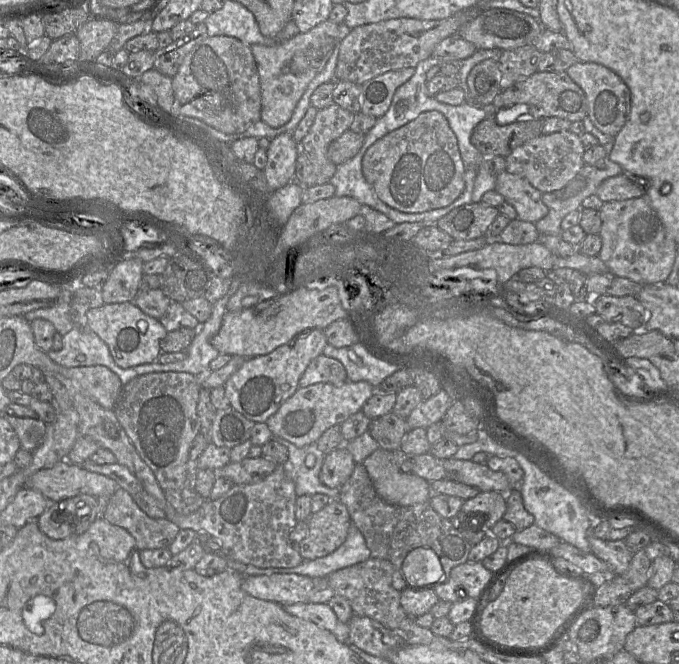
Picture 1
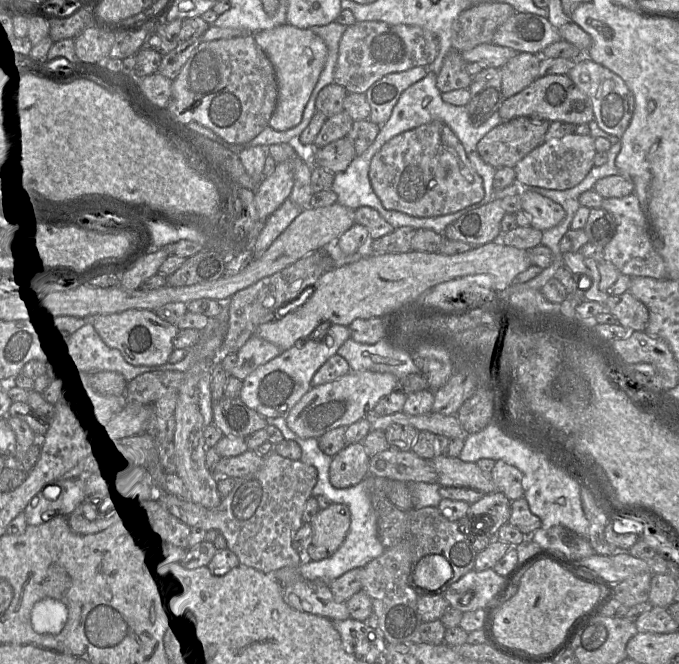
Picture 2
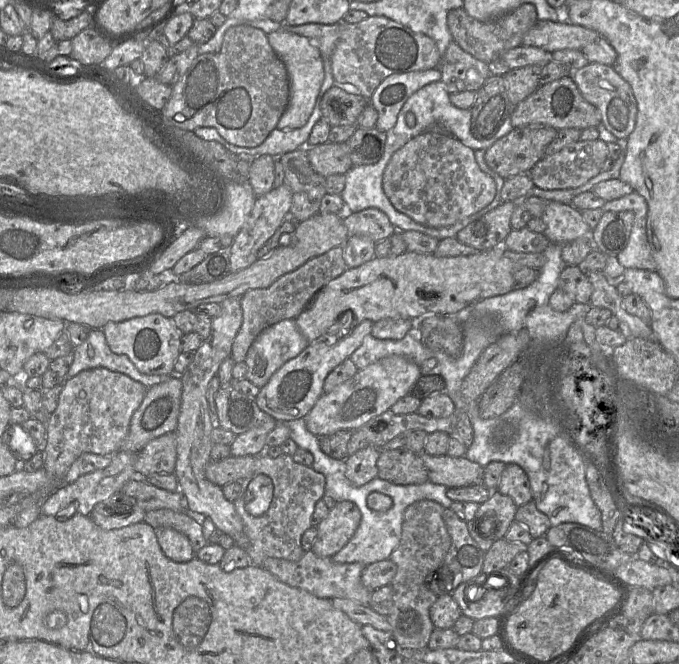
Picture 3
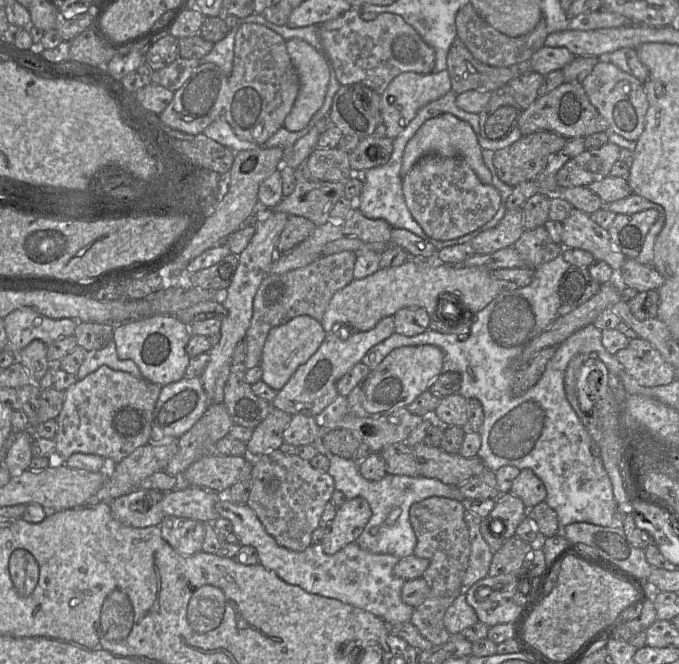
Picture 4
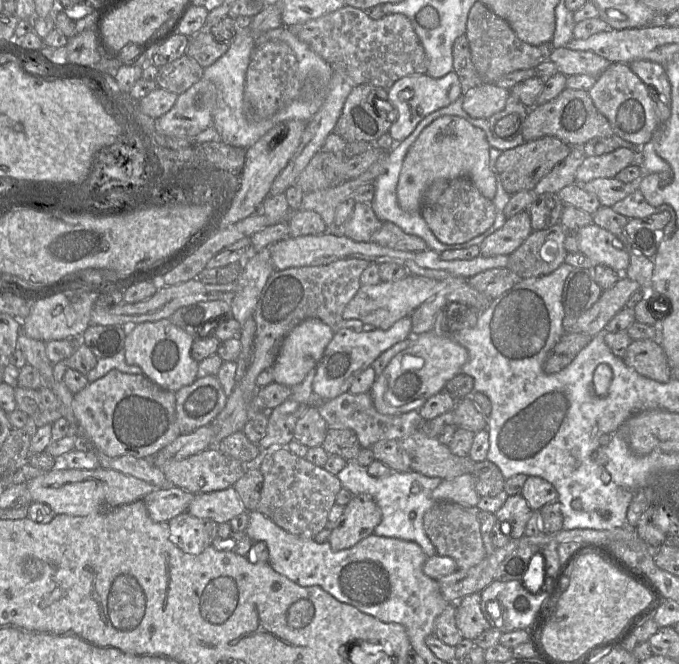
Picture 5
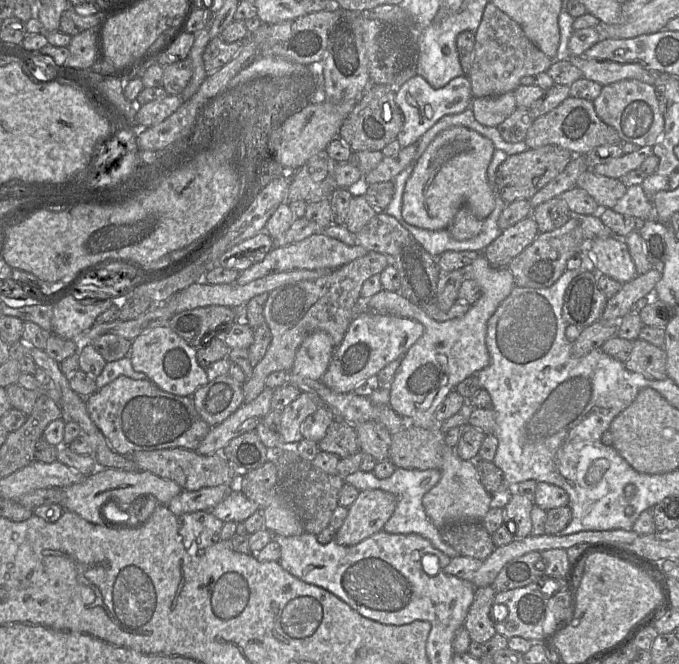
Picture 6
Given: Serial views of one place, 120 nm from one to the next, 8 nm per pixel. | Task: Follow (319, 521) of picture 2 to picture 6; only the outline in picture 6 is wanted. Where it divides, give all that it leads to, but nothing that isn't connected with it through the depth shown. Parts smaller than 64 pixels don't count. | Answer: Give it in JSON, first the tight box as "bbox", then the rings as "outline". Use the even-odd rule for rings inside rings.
{"bbox":[334,489,397,546],"outline":[[[380,489],[360,491],[354,503],[348,507],[347,516],[335,533],[334,541],[341,546],[354,546],[383,530],[384,525],[393,515],[397,497]]]}

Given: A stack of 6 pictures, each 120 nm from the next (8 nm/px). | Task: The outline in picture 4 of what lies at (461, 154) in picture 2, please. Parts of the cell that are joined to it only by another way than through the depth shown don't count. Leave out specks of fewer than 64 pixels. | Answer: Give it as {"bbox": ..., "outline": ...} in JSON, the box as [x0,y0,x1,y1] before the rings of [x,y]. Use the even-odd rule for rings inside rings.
{"bbox":[402,157,501,241],"outline":[[[422,157],[402,178],[402,190],[414,219],[428,236],[439,241],[459,238],[485,225],[501,204],[498,190],[483,183],[461,157]]]}

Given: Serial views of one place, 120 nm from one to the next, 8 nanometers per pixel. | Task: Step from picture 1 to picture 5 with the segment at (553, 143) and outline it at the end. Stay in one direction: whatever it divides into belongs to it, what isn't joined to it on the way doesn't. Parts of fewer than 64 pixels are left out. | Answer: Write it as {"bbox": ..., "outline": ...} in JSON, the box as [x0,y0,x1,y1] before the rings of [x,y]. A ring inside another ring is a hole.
{"bbox":[576,146,634,183],"outline":[[[619,146],[612,152],[587,156],[576,172],[576,183],[586,183],[596,178],[612,178],[631,165],[634,150]]]}

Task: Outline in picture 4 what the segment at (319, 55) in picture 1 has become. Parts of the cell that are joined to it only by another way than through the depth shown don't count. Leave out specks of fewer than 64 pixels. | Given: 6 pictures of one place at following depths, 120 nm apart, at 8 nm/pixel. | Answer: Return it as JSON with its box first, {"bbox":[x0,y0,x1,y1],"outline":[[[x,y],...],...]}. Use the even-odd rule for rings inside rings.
{"bbox":[283,39,329,131],"outline":[[[302,39],[287,40],[286,48],[298,73],[300,88],[283,127],[289,131],[299,131],[308,126],[324,102],[329,68],[322,54]]]}

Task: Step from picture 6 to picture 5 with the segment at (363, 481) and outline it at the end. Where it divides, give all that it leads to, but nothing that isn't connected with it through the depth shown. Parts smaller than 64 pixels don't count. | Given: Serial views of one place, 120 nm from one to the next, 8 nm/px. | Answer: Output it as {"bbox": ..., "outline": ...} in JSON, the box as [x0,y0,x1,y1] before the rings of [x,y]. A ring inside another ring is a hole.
{"bbox":[336,461,442,557],"outline":[[[348,461],[336,476],[342,488],[349,490],[354,496],[370,495],[379,506],[382,520],[374,529],[374,535],[415,542],[428,557],[437,554],[423,528],[423,516],[437,502],[431,493],[442,482],[442,478],[427,477],[415,471],[390,472],[384,477],[374,478],[356,461]]]}

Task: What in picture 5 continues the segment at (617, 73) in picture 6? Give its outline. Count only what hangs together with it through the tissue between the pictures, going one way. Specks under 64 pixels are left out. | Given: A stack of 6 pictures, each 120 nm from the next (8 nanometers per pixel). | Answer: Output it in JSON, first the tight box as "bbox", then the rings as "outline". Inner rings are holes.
{"bbox":[549,47,611,77],"outline":[[[567,47],[552,50],[549,60],[557,65],[559,73],[566,76],[586,74],[598,77],[611,64],[592,51],[578,51]]]}

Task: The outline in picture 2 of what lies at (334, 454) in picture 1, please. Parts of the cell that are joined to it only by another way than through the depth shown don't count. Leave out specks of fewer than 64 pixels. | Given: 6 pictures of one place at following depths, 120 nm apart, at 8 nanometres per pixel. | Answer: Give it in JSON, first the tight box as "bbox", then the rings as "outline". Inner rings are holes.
{"bbox":[329,442,369,488],"outline":[[[359,442],[345,445],[332,457],[329,480],[335,488],[348,488],[357,485],[369,475],[368,456],[364,445]]]}

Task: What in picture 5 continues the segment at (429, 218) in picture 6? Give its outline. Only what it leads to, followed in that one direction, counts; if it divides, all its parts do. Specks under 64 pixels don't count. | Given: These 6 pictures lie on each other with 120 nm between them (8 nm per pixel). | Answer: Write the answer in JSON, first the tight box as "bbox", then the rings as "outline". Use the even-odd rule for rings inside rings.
{"bbox":[397,115,496,212],"outline":[[[445,115],[434,120],[418,136],[409,147],[405,156],[397,185],[397,199],[399,206],[406,212],[420,212],[422,199],[429,185],[437,179],[469,178],[486,198],[493,200],[496,195],[495,173],[489,167],[490,145],[482,129],[474,126],[462,117]]]}

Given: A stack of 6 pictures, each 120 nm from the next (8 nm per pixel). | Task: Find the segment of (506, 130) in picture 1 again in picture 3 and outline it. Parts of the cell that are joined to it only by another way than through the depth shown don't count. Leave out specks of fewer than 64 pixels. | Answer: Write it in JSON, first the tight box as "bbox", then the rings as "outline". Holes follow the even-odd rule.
{"bbox":[485,125,558,179],"outline":[[[547,125],[513,128],[485,150],[487,165],[506,179],[529,171],[545,155],[558,130]]]}

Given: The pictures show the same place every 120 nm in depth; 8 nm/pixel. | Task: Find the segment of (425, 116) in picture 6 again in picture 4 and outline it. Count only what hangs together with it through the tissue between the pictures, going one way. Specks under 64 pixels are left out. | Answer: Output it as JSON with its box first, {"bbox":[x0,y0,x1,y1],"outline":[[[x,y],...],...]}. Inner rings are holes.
{"bbox":[380,70,451,140],"outline":[[[447,70],[429,74],[404,72],[396,76],[380,97],[380,113],[386,127],[386,135],[392,140],[396,138],[422,107],[443,97],[450,90],[451,79]]]}

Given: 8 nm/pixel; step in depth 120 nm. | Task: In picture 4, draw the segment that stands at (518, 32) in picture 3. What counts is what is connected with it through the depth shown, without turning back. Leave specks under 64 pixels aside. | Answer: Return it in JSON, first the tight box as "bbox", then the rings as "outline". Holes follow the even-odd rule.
{"bbox":[455,3,549,67],"outline":[[[470,3],[457,11],[455,25],[457,37],[463,41],[472,55],[480,62],[494,67],[508,67],[529,62],[532,55],[545,46],[545,39],[549,35],[544,13],[542,13],[539,23],[531,32],[518,37],[510,37],[490,26]]]}

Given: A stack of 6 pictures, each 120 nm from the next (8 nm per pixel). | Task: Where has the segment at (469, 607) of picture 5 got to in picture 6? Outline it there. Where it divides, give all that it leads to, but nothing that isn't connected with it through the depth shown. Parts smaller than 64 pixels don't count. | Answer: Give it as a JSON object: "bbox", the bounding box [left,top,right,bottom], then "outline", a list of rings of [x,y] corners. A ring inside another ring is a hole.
{"bbox":[463,586,496,644],"outline":[[[492,586],[475,589],[473,602],[463,624],[472,642],[484,644],[496,634],[493,620],[490,619],[495,594]]]}

